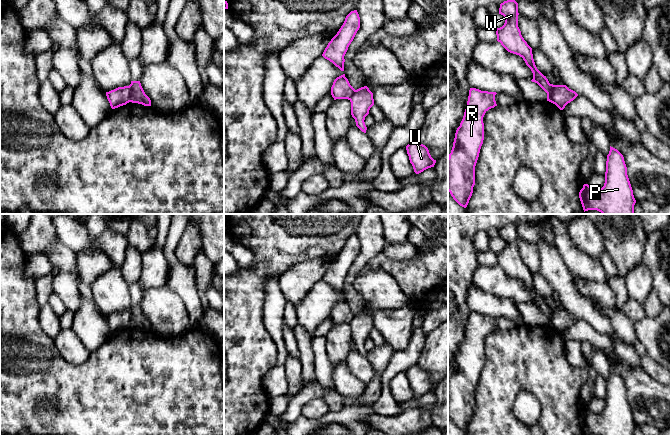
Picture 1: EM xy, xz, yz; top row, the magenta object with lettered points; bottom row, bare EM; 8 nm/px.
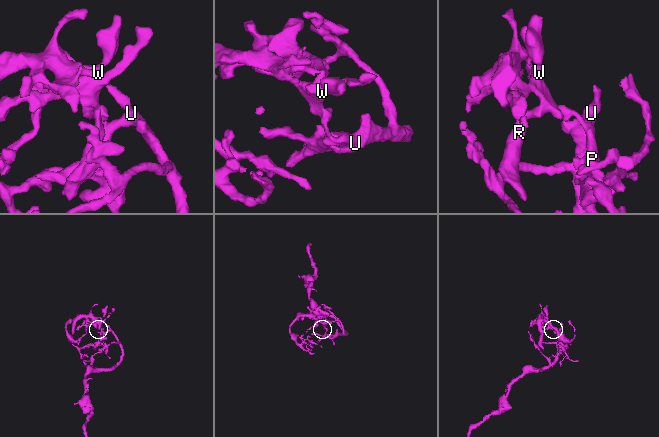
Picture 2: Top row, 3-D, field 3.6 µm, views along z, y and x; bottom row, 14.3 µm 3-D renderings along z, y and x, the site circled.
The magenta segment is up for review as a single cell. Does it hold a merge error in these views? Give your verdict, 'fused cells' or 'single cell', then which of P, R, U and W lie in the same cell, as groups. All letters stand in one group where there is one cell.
fused cells; groups P U / R W

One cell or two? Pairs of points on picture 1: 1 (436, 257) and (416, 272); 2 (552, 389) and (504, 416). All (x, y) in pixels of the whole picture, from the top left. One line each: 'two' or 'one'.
1: one
2: one

